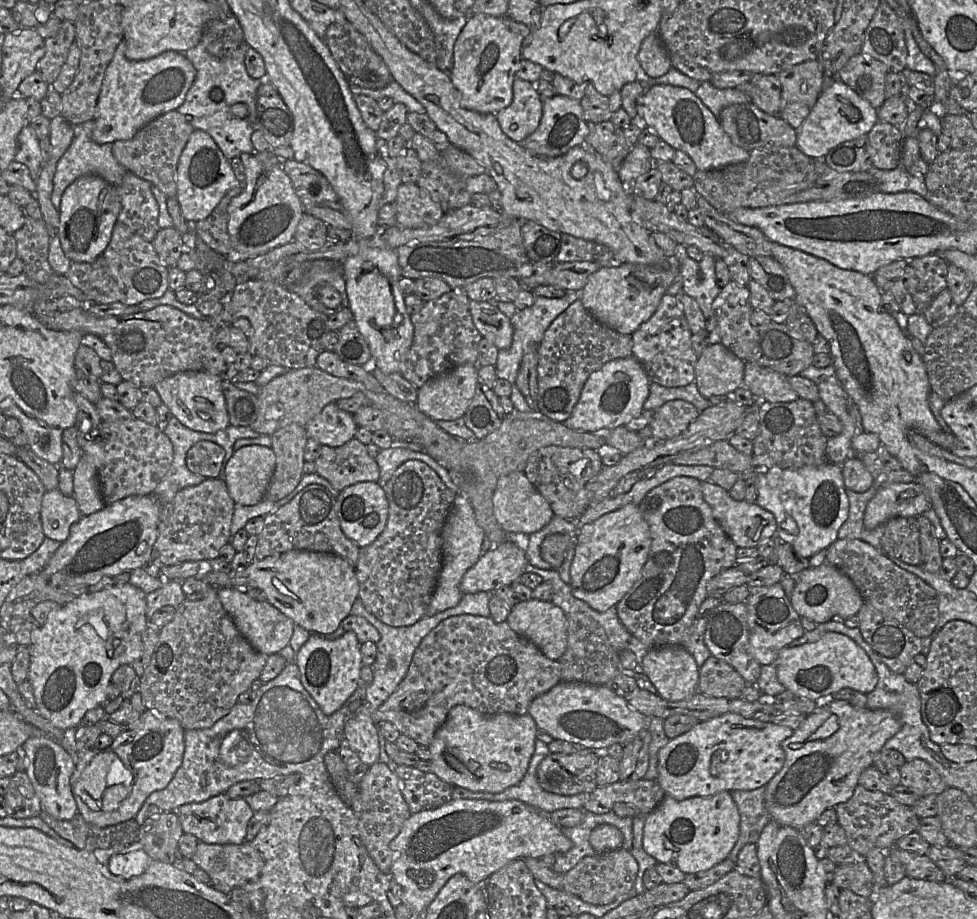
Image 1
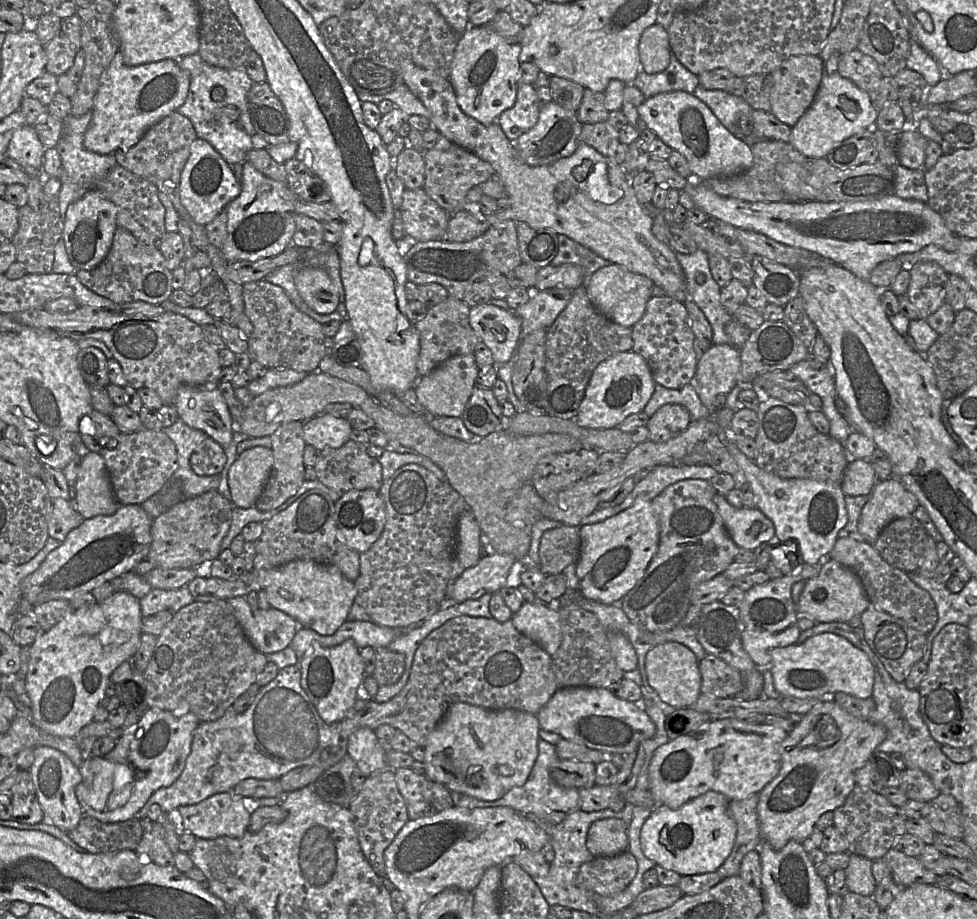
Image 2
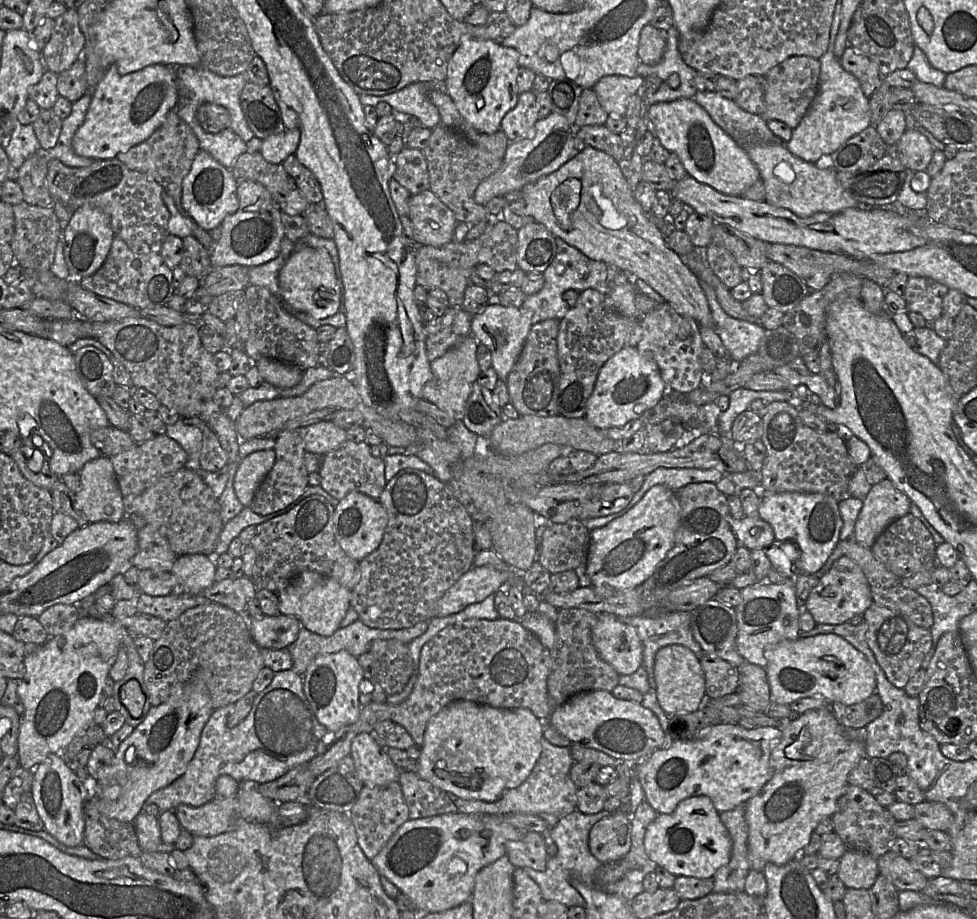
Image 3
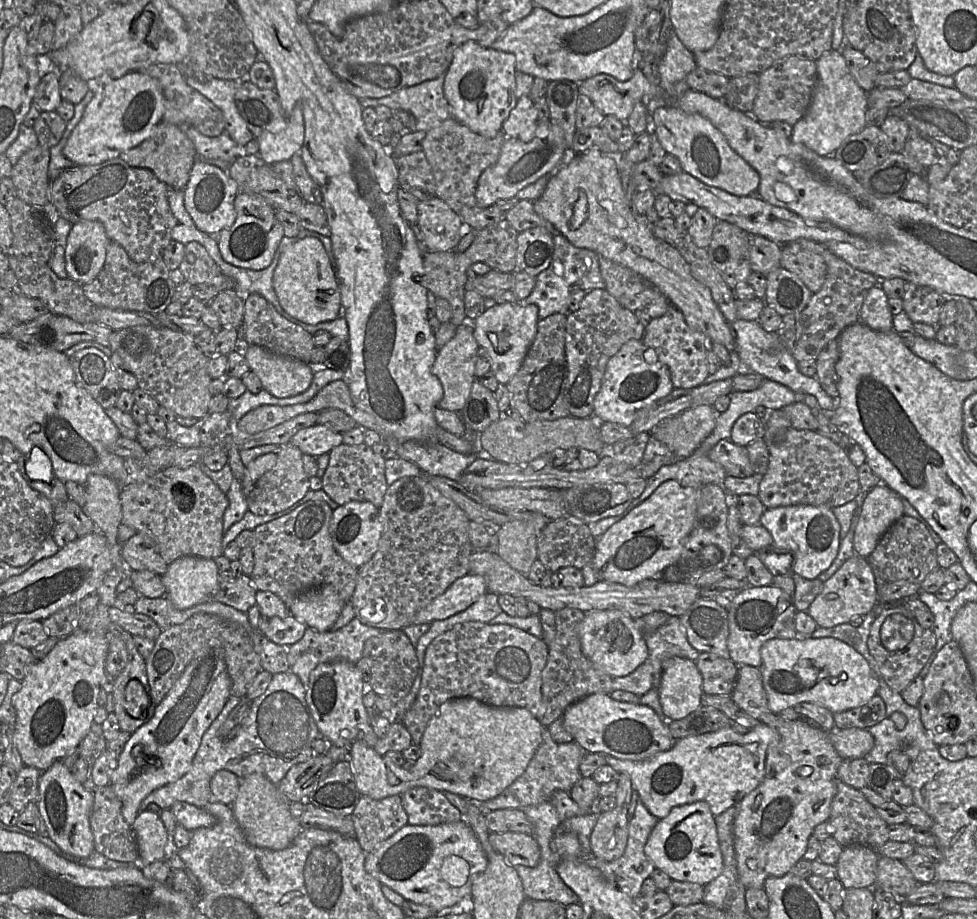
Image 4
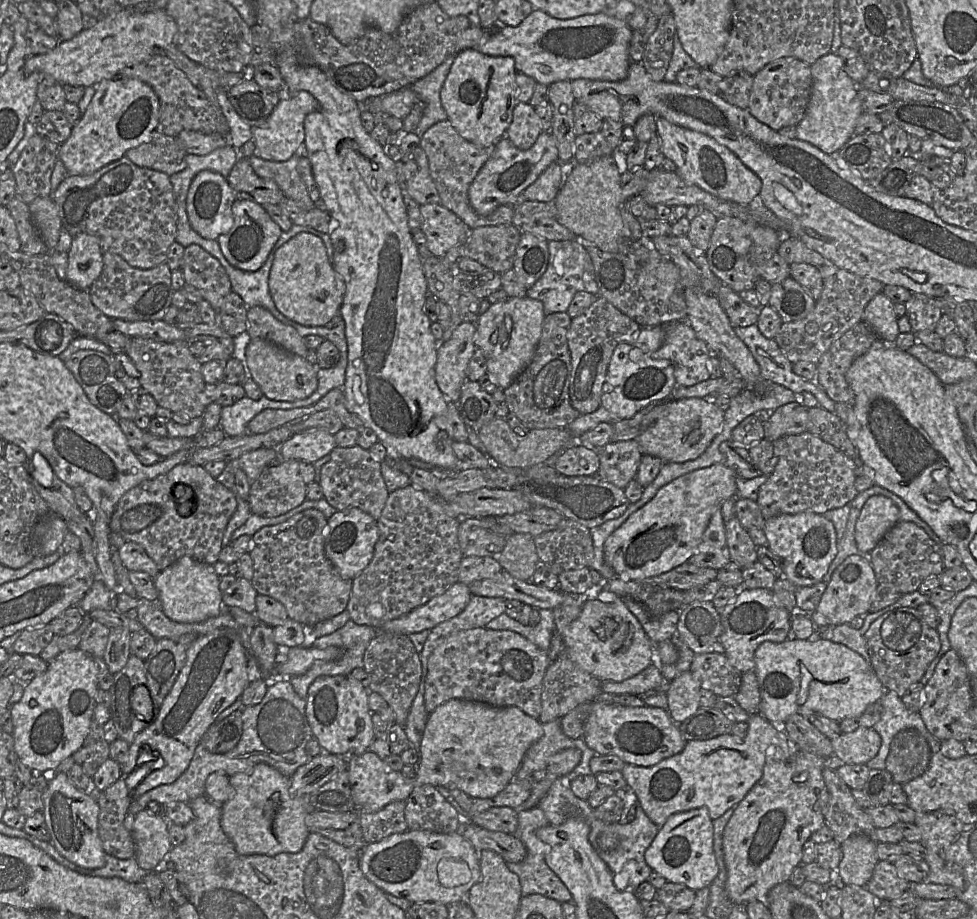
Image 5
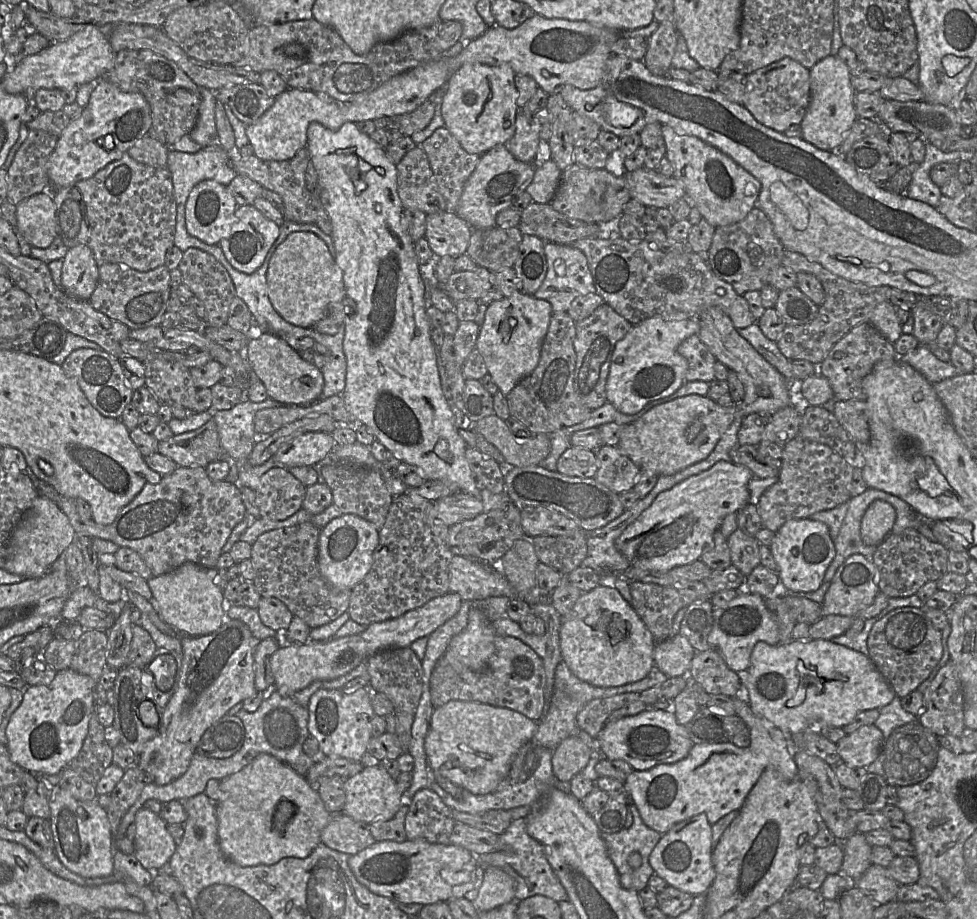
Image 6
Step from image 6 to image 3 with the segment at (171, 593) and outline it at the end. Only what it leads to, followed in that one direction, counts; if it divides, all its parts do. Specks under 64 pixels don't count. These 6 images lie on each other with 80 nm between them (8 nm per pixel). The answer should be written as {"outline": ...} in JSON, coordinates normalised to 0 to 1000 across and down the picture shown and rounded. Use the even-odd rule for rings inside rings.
{"outline":[[[194,603],[181,606],[175,619],[180,628],[179,645],[206,647],[219,635],[221,617],[218,605]]]}

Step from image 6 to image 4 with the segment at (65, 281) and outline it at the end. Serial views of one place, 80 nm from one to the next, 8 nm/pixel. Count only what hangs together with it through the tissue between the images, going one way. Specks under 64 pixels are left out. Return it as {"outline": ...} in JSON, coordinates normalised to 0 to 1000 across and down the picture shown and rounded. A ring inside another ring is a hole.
{"outline":[[[100,240],[74,244],[67,267],[70,301],[83,310],[95,306],[106,289],[114,263],[105,244]]]}

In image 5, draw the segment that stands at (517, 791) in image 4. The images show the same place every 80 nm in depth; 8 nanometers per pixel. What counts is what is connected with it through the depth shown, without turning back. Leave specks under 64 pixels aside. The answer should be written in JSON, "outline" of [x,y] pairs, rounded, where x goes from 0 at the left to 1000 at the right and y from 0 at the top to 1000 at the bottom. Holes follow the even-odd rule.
{"outline":[[[567,783],[555,788],[556,800],[538,818],[526,849],[537,849],[544,847],[549,840],[558,839],[563,825],[569,819],[589,814],[595,817],[596,826],[593,832],[580,844],[581,853],[592,844],[606,843],[604,827],[610,819],[604,815],[597,803],[584,804],[580,802],[575,792],[573,783]]]}

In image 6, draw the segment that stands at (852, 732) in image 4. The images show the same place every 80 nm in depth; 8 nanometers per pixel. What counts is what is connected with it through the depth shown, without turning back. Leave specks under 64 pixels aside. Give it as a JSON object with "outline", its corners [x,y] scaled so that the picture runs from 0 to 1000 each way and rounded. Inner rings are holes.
{"outline":[[[895,788],[884,789],[855,810],[862,830],[871,835],[887,835],[902,819],[905,802]]]}

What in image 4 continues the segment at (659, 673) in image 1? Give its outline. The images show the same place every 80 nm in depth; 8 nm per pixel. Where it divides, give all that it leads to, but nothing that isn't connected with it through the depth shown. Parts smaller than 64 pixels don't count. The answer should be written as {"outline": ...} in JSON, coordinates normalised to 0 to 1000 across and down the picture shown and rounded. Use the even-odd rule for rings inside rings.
{"outline":[[[699,715],[680,719],[675,758],[681,778],[695,783],[719,767],[720,738],[712,720]]]}

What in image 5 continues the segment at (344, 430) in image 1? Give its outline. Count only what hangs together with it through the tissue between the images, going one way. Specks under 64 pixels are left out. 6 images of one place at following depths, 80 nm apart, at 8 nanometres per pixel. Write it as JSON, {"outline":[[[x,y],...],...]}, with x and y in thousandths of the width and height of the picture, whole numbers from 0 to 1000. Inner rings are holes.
{"outline":[[[318,466],[302,471],[287,484],[289,501],[305,501],[322,504],[344,487],[342,473],[329,466]]]}

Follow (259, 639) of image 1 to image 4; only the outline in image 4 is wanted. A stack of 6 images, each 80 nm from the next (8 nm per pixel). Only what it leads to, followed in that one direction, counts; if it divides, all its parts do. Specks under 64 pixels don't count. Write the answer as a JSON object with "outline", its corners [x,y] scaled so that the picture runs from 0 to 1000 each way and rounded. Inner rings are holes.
{"outline":[[[296,668],[291,672],[278,671],[267,676],[267,689],[281,701],[296,704],[311,691],[314,681]]]}

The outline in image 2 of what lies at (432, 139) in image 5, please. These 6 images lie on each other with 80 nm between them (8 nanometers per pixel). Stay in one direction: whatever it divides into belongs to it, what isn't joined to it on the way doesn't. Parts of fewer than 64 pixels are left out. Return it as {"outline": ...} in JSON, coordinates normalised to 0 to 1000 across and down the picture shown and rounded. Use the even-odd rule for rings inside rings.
{"outline":[[[450,147],[445,158],[433,166],[435,196],[432,206],[460,234],[477,227],[479,208],[506,192],[504,180],[484,165],[469,159]]]}

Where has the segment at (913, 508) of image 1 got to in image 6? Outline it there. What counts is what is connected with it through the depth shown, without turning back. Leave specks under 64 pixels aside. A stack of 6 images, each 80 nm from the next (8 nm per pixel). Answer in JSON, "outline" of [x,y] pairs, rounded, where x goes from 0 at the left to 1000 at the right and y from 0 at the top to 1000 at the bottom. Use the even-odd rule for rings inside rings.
{"outline":[[[897,544],[881,566],[881,587],[889,594],[899,594],[911,580],[917,567],[917,555],[905,544]]]}

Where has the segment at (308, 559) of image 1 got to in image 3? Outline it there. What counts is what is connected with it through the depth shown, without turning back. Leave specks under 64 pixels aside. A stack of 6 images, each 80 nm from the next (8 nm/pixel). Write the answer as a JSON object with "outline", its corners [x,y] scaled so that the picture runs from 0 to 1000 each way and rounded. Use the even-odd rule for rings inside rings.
{"outline":[[[313,620],[306,624],[284,649],[288,668],[302,671],[309,683],[320,689],[339,692],[348,683],[348,678],[358,661],[359,643],[339,628]]]}

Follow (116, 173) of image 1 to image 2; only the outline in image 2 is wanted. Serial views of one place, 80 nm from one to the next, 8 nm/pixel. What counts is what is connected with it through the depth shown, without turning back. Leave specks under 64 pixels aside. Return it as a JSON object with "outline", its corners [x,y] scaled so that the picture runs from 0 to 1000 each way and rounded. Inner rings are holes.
{"outline":[[[92,121],[83,126],[71,125],[63,131],[64,144],[56,161],[61,169],[63,178],[60,194],[62,203],[59,210],[59,223],[64,239],[64,246],[70,224],[87,212],[90,209],[90,205],[98,195],[103,194],[120,178],[116,168],[103,169],[92,165],[86,161],[86,148],[93,131],[94,122]]]}

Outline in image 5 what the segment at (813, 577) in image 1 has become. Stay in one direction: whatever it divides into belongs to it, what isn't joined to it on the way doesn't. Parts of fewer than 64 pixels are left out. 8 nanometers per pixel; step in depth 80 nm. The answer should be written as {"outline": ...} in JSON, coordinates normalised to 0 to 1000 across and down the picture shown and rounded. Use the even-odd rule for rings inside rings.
{"outline":[[[871,604],[866,607],[854,621],[836,662],[829,668],[835,687],[838,683],[870,678],[880,669],[887,669],[896,652],[899,635],[889,604]]]}

